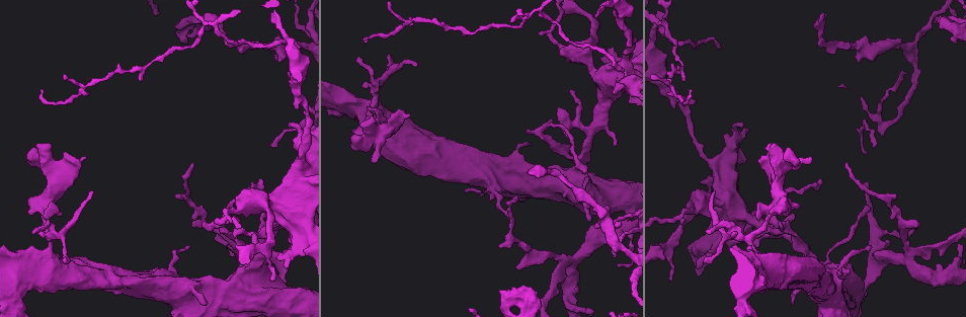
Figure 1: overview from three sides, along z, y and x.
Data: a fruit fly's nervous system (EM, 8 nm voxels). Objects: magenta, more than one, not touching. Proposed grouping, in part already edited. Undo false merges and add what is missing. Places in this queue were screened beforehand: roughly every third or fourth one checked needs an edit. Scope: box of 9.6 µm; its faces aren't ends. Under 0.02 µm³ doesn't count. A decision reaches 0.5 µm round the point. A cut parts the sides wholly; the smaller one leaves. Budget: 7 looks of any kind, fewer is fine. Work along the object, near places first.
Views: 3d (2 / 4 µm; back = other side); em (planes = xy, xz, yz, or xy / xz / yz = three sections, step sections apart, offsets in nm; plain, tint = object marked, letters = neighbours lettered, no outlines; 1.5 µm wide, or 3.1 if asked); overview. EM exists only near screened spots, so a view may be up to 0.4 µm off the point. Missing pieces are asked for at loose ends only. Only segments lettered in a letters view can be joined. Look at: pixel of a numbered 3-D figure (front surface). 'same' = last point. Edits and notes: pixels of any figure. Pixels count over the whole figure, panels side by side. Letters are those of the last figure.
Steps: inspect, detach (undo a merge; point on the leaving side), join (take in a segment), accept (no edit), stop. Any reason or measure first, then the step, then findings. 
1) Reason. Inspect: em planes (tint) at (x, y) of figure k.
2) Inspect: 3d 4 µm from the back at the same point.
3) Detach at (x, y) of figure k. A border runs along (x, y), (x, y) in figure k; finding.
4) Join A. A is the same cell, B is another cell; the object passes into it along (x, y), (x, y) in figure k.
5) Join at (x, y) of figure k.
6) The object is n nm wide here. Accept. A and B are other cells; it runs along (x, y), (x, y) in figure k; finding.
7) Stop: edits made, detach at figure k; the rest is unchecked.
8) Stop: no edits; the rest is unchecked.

Thin end. Inspect: 3d 2 µm at (204, 225) of figure 1.

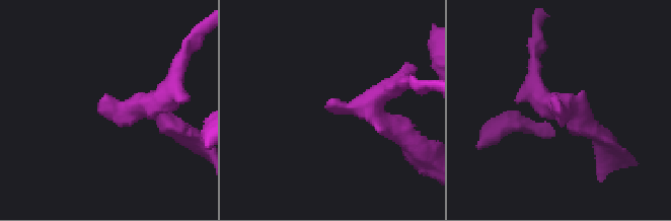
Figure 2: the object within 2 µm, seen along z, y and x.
The arms are 170, 180 nm wide; now the EM. Inspect: em planes (letters) at (326, 105) of figure 2.

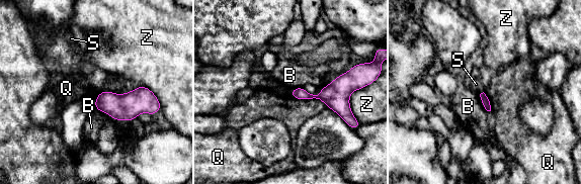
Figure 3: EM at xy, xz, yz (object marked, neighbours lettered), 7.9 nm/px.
Accept. B, Q, S and Z are other cells; a border runs along (288, 93), (319, 98), (326, 106) in figure 3; none of them fits.

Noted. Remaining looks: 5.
Branch stops here. Inspect: 3d 2 µm at (717, 48) of figure 1.

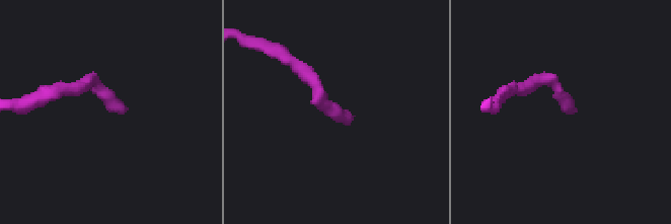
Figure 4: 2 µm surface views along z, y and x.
Inspect: em yz step 8 (tint) at (122, 110) of figure 4.

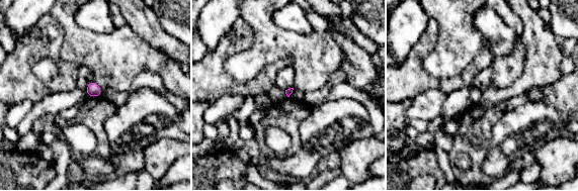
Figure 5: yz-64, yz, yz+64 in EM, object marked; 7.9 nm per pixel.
What lies round it. Inspect: em yz step 8 (letters) at the same point.

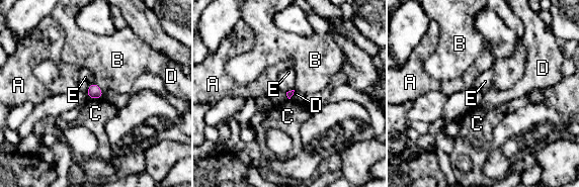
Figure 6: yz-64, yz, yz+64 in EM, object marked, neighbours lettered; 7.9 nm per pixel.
Accept. A, B, C, D and E are other cells; a border runs along (103, 96), (97, 99), (89, 99) in figure 6; no lettered segment goes on from it.

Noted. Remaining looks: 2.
An open end. Inspect: 3d 4 µm at (287, 73) of figure 1.

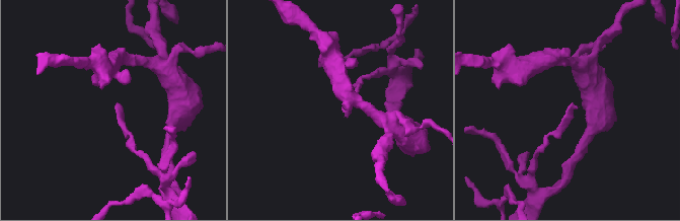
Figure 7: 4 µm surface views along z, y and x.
Shape alone is not enough. Inspect: em planes (letters) at (117, 107) of figure 7.

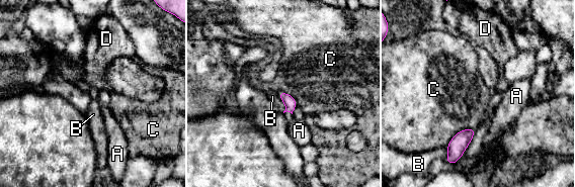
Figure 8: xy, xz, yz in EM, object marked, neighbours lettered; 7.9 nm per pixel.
Accept. A, B, C and D are other cells; a border runs along (476, 128), (460, 129), (445, 146) in figure 8; no lettered segment goes on from it.

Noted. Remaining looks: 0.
Stop: no edits; the rest is unchecked.

